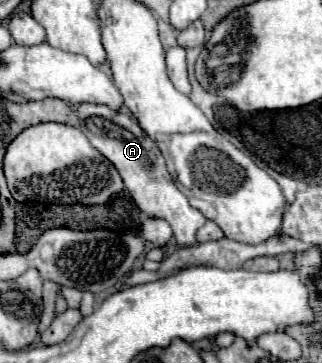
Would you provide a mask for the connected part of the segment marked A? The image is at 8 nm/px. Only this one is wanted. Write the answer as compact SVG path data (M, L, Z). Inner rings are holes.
M80 103L78 109L80 129L88 137L88 141L118 169L124 187L140 207L140 211L148 217L164 219L170 223L174 231L174 239L180 247L192 247L198 243L196 231L206 223L206 217L188 203L188 197L176 187L174 179L166 169L166 161L158 151L156 143L142 131L134 117L128 117L122 111L114 111L106 105Z

